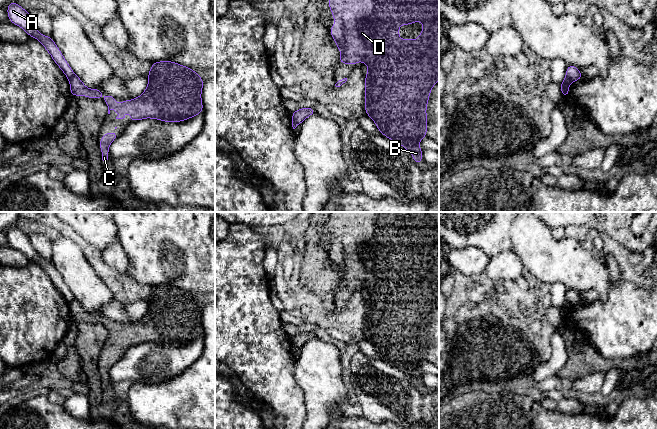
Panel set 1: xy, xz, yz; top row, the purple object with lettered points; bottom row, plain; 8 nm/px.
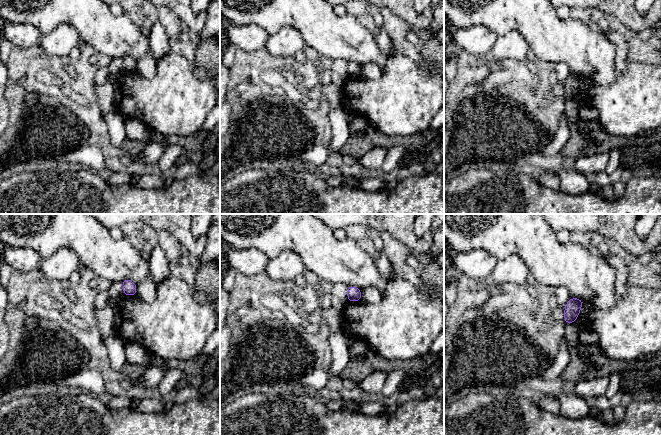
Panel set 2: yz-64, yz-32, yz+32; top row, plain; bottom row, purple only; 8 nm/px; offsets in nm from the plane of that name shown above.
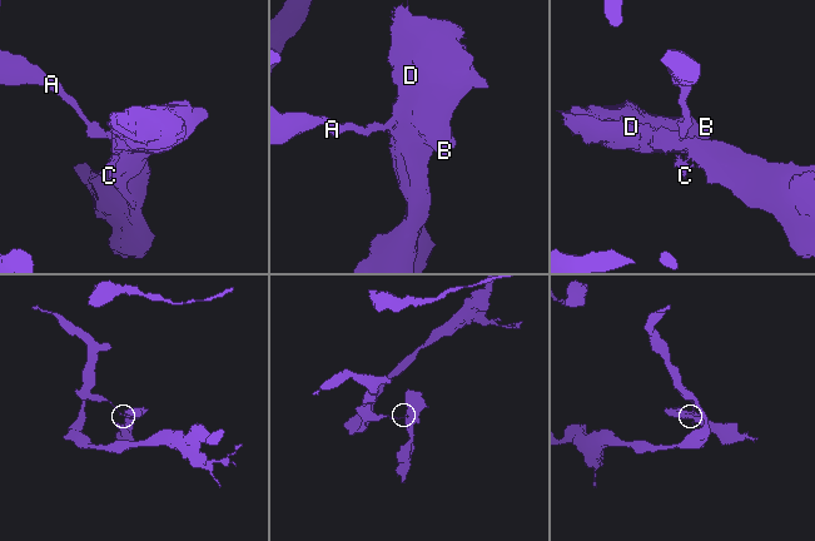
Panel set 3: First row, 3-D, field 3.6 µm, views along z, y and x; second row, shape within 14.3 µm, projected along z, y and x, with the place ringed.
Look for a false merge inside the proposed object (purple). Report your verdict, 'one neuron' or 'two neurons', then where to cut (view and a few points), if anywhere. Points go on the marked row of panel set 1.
two neurons | yz (566, 75), (573, 81)

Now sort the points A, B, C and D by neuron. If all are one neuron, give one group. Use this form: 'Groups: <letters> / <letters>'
Groups: A / B C D

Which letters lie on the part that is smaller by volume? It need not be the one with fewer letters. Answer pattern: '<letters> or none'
B, C, D

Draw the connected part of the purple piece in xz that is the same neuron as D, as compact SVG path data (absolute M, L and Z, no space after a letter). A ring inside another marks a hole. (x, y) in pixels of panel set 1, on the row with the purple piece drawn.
M329 0L329 10L333 13L335 24L330 27L330 34L340 49L339 62L342 64L351 64L354 66L362 61L368 65L368 72L365 76L365 113L375 122L377 129L387 138L402 145L410 154L413 155L413 161L422 164L422 151L417 144L427 136L427 103L431 89L439 80L439 0ZM413 22L423 22L424 27L419 32L416 40L400 39L399 26L411 25Z

